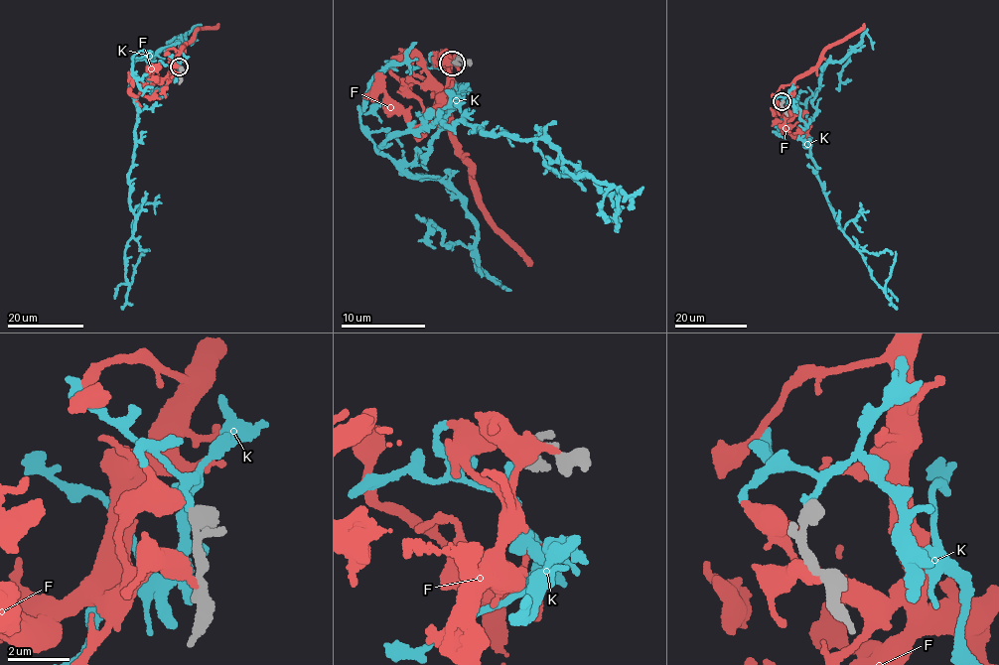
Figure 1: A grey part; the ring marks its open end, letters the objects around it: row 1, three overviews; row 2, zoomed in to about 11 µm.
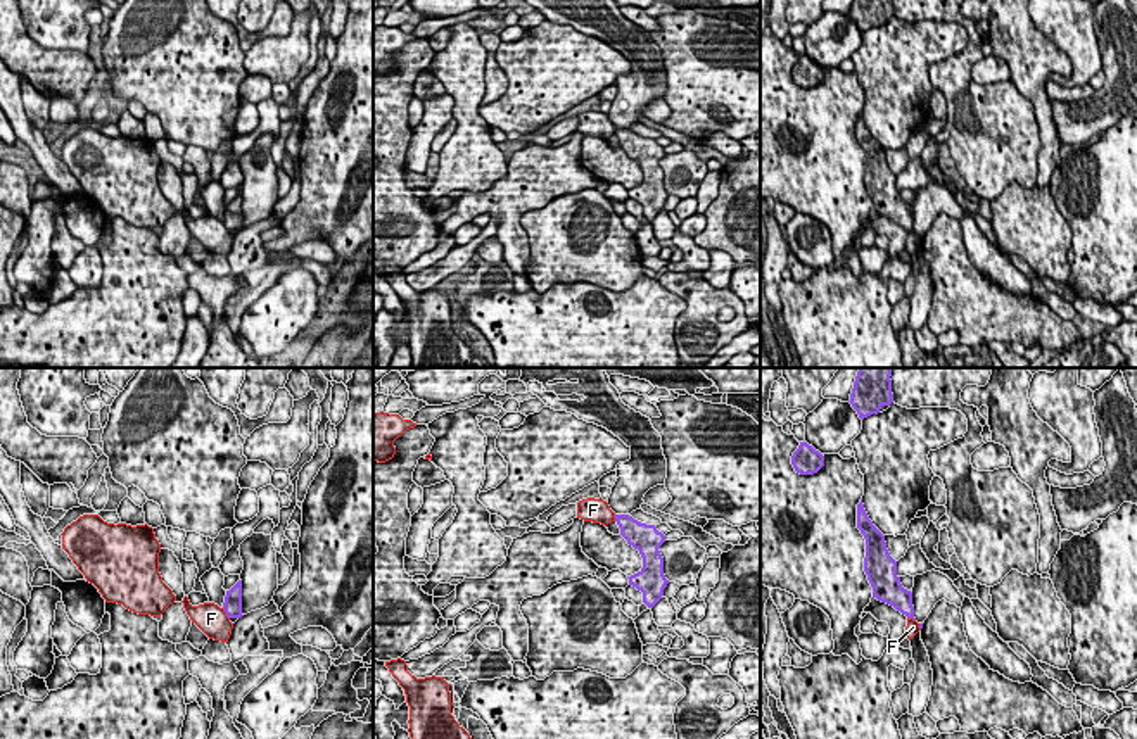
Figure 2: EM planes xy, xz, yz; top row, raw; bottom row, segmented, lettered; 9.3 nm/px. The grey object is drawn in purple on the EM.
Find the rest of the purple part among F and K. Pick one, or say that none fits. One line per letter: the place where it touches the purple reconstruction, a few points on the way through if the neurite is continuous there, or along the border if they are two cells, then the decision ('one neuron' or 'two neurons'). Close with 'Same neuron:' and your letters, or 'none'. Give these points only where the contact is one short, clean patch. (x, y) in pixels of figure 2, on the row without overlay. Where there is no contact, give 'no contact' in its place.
F: contact xy (225, 225); border xy (222, 221), (228, 232); two neurons
K: no contact; one neuron
Same neuron: K

